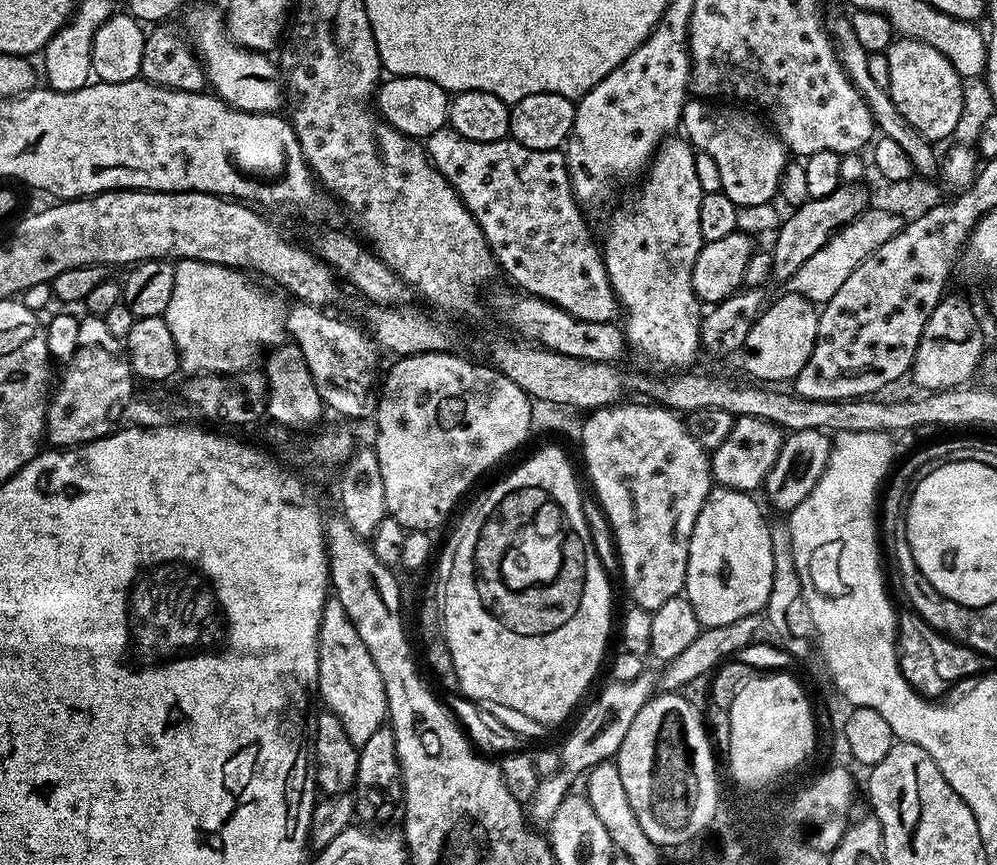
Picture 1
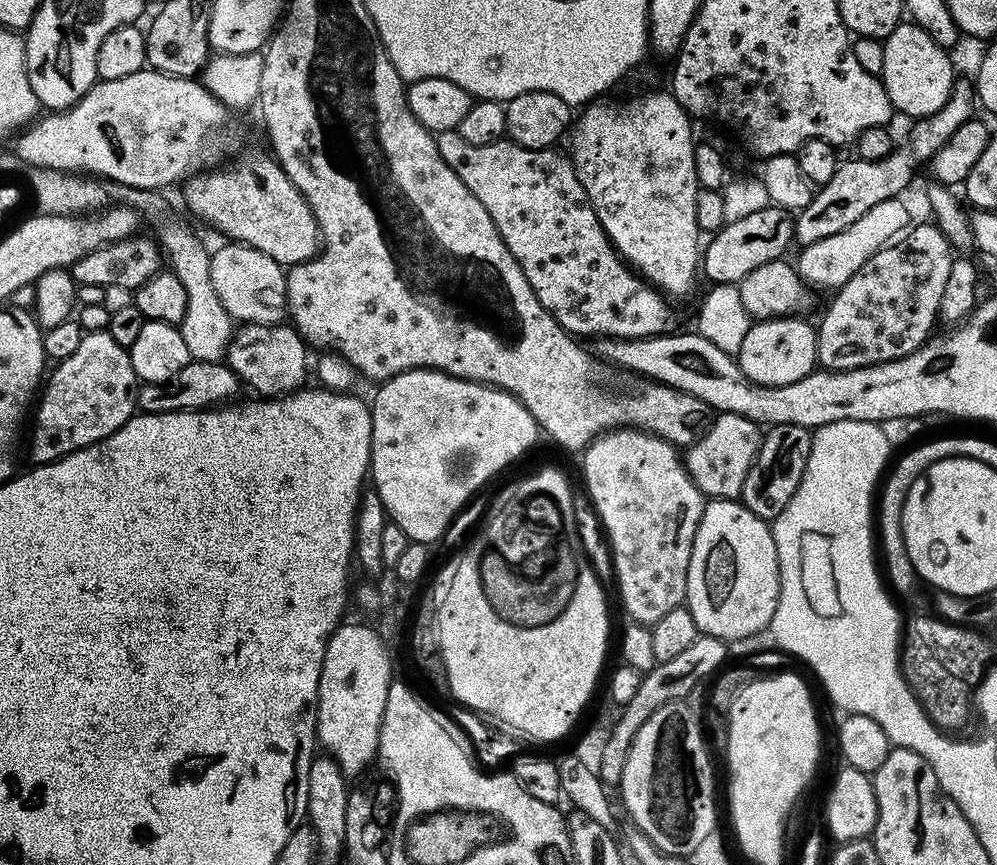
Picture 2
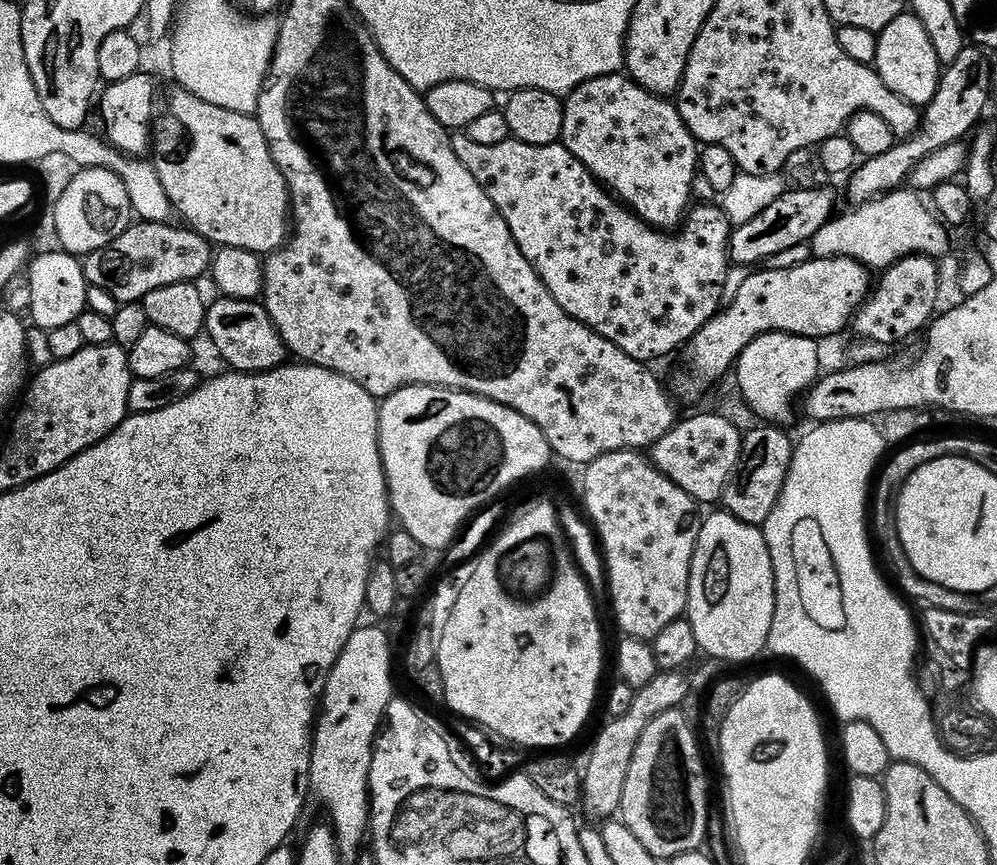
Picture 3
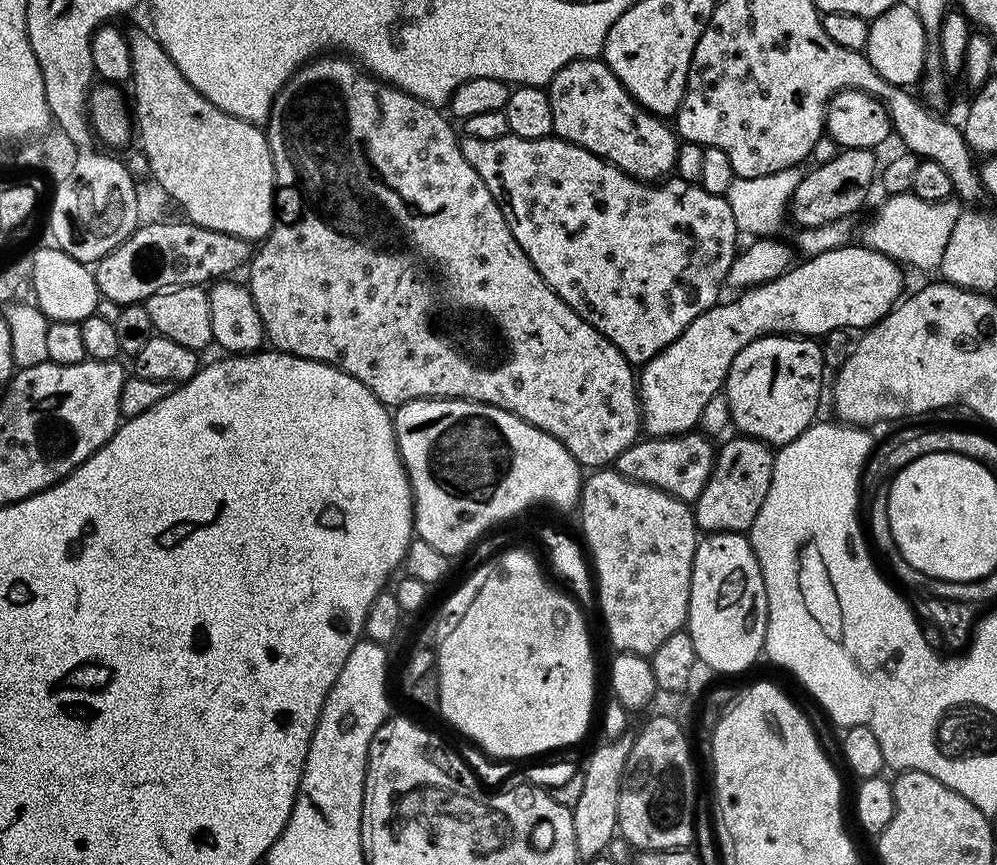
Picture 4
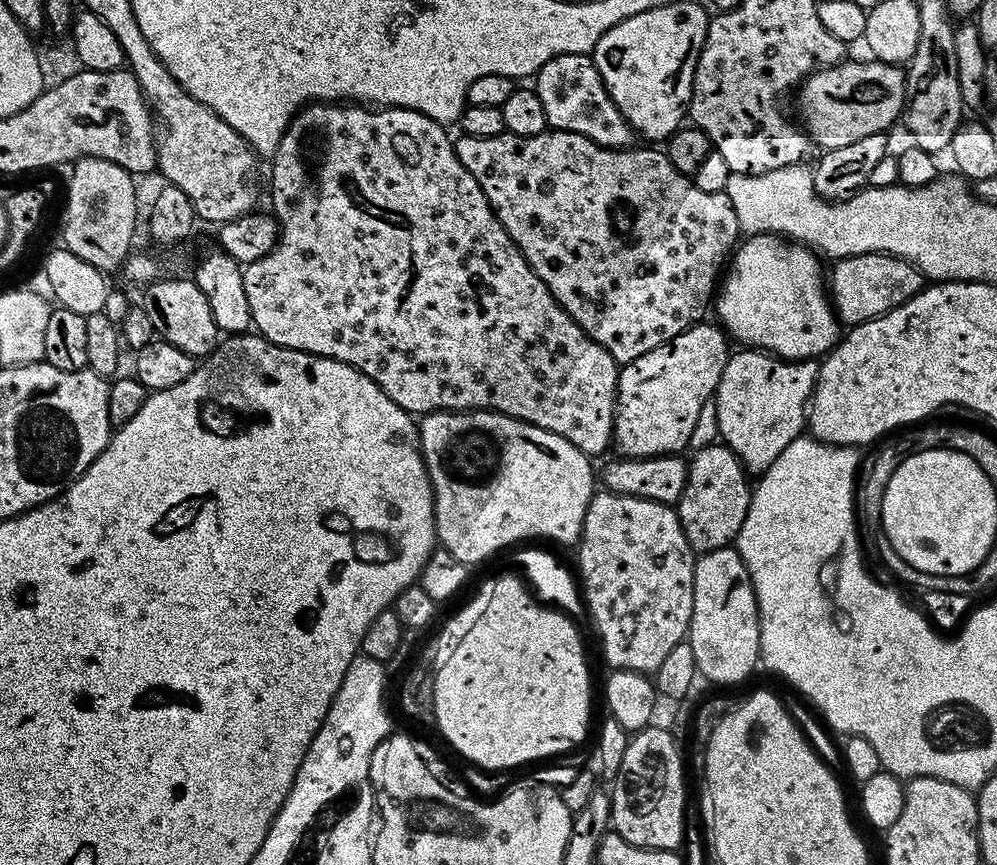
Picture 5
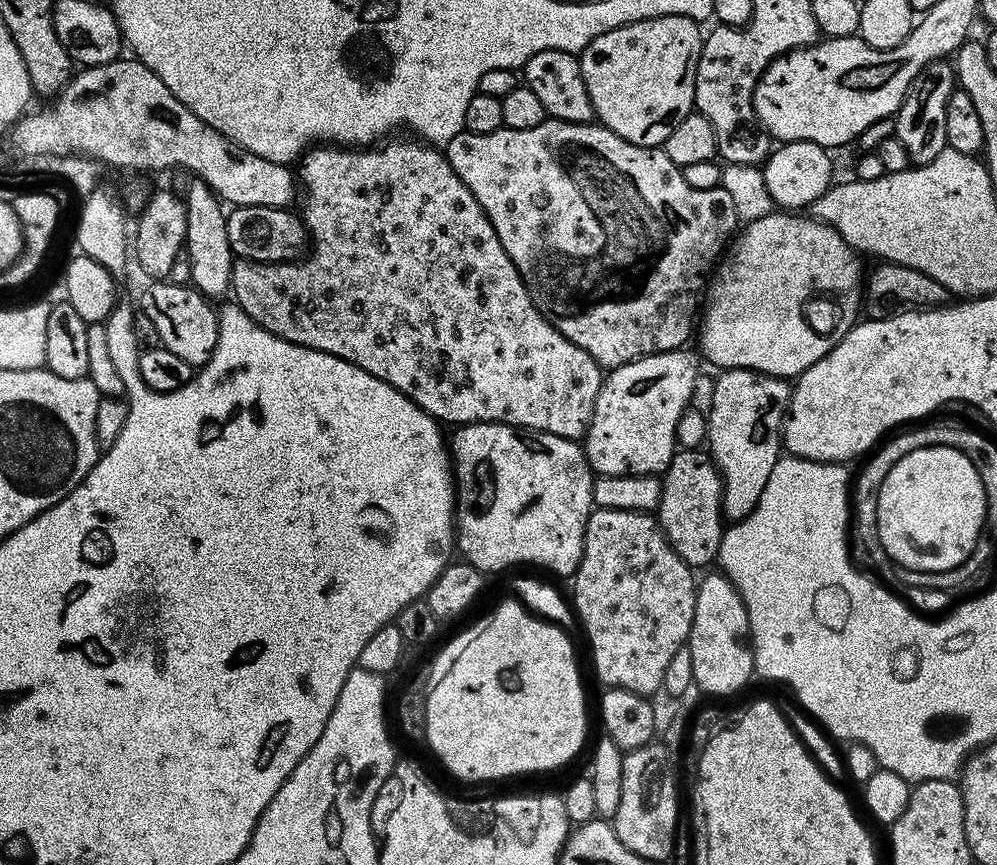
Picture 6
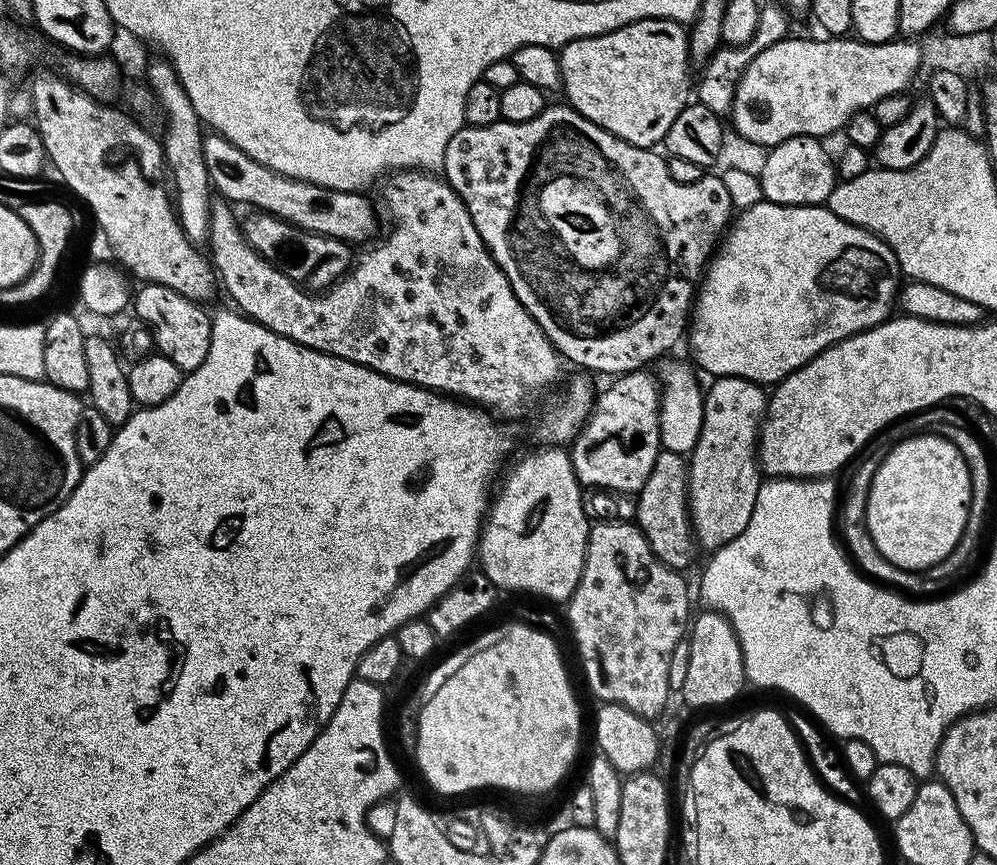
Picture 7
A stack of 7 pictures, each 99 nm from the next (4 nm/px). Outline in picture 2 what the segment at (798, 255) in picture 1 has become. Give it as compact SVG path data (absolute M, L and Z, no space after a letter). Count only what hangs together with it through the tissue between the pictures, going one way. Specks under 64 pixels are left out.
M957 79L952 86L952 96L938 110L930 116L915 121L912 133L904 145L893 147L892 152L881 160L844 160L836 168L832 178L825 184L819 185L818 191L813 195L812 201L799 210L795 217L796 230L794 240L797 245L813 244L818 238L830 238L830 234L838 234L838 230L846 230L853 222L858 222L866 210L878 206L878 202L895 200L903 193L912 180L918 176L916 167L919 164L927 165L960 126L973 119L972 104L974 108L974 88L971 83Z

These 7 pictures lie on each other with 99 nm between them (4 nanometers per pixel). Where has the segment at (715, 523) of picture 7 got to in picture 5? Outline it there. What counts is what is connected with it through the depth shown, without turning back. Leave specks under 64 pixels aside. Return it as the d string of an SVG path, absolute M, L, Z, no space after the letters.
M759 350L736 351L733 351L731 355L729 355L726 366L722 370L722 378L716 387L716 395L714 397L714 408L716 404L716 428L720 431L719 439L727 444L728 449L730 449L730 451L744 464L745 469L752 474L762 474L772 465L774 458L778 458L778 454L782 454L782 450L786 450L786 446L790 446L790 442L794 442L797 436L805 431L806 409L809 407L812 391L816 388L818 364L816 360L782 360L780 357L774 356L770 352L762 352Z

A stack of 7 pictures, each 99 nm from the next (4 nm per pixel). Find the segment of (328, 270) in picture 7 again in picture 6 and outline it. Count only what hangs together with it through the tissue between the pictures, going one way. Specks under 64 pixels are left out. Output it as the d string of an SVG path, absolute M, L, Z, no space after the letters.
M274 206L233 207L227 213L226 234L230 238L233 257L254 260L258 264L287 264L296 262L309 251L310 237L304 221L288 208Z

